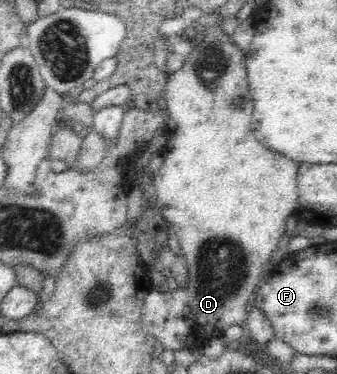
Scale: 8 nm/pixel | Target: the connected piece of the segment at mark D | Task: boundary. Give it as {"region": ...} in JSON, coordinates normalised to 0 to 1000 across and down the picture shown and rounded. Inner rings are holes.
{"region":[[[611,72],[593,88],[593,107],[573,120],[573,131],[549,155],[546,174],[519,193],[499,198],[496,222],[484,249],[496,265],[499,329],[484,348],[484,361],[499,385],[475,404],[487,422],[487,441],[466,457],[469,473],[457,473],[457,500],[466,516],[460,548],[487,588],[501,591],[516,610],[525,636],[525,660],[543,676],[549,703],[549,757],[534,759],[525,773],[469,778],[469,767],[448,770],[427,791],[421,837],[412,848],[415,888],[454,896],[463,914],[490,939],[525,941],[531,933],[582,936],[602,930],[617,906],[650,901],[665,882],[691,869],[721,872],[739,829],[751,816],[760,773],[780,757],[783,714],[807,693],[813,671],[825,666],[825,644],[849,626],[849,591],[855,580],[875,572],[884,553],[884,492],[881,457],[887,439],[849,417],[807,404],[789,393],[772,393],[760,382],[748,350],[742,350],[742,318],[748,318],[748,275],[742,275],[742,243],[736,243],[736,211],[730,211],[730,174],[724,174],[724,144],[691,118],[682,99],[659,86],[653,72]]]}

